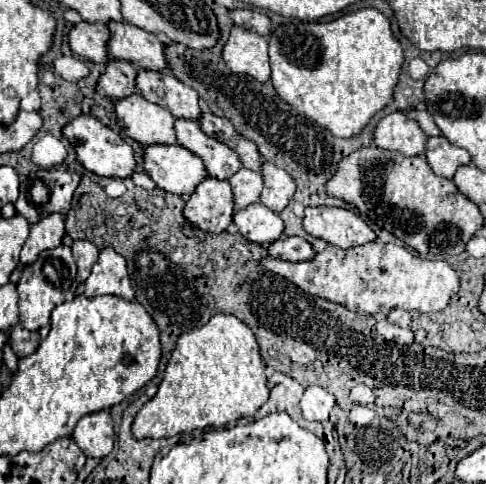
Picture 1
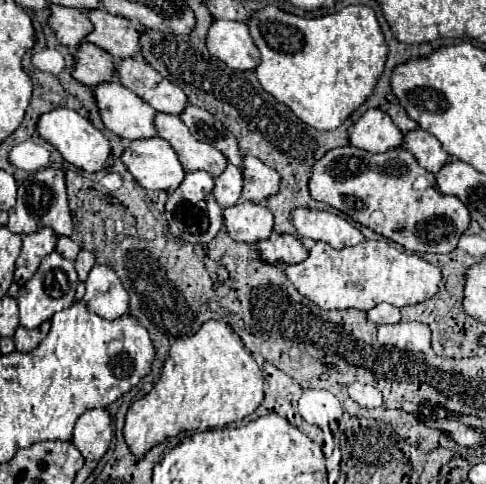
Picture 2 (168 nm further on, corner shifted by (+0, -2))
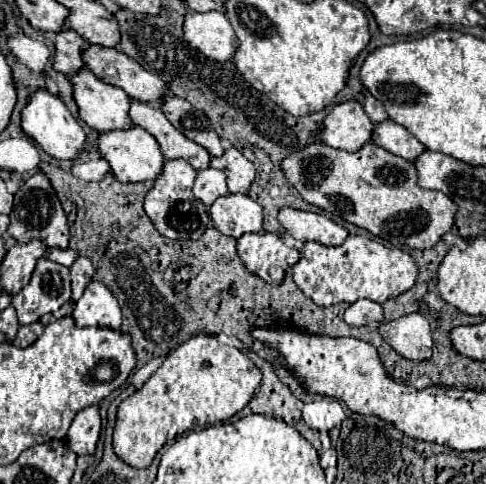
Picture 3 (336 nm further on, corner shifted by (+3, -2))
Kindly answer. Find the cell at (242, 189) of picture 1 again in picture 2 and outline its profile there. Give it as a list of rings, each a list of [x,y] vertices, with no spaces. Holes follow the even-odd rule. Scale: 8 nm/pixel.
[[[228,164],[228,168],[216,178],[216,188],[214,188],[216,202],[222,208],[234,206],[242,196],[242,186],[244,186],[244,172],[234,164]]]

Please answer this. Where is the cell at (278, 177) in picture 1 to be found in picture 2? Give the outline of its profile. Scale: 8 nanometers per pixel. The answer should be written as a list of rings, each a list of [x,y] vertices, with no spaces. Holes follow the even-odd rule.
[[[254,156],[244,158],[244,192],[242,198],[260,204],[262,200],[278,194],[280,190],[280,174],[260,162]]]

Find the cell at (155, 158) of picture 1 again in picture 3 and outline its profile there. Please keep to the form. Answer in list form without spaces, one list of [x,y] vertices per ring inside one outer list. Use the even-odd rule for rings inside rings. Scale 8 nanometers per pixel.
[[[131,126],[127,130],[109,130],[101,132],[97,138],[97,146],[101,156],[109,162],[111,174],[115,180],[127,184],[127,182],[153,182],[161,170],[163,170],[163,154],[159,150],[157,140],[141,126]]]

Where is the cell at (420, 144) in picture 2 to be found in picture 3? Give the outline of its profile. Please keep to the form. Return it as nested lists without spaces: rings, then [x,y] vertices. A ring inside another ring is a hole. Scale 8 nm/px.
[[[383,120],[373,126],[373,140],[377,146],[385,148],[391,154],[397,154],[409,162],[415,162],[415,158],[425,150],[425,146],[403,126],[395,124],[393,120]]]

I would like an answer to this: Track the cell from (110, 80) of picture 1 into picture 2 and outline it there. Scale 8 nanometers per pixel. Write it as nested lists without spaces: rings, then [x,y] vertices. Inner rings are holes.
[[[84,42],[78,52],[76,52],[76,68],[72,72],[72,76],[90,86],[96,88],[98,84],[108,84],[112,82],[116,74],[116,60],[112,56],[108,56],[108,52],[100,50],[98,46]]]

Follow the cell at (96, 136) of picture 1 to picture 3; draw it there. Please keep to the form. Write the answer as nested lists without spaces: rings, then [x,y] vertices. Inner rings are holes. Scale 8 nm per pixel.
[[[39,88],[27,98],[25,108],[21,110],[21,130],[29,138],[33,138],[43,148],[43,152],[59,160],[77,158],[77,152],[81,152],[85,146],[85,132],[81,124],[71,116],[71,112],[65,108],[61,98],[55,94],[49,94],[49,90],[45,88]]]

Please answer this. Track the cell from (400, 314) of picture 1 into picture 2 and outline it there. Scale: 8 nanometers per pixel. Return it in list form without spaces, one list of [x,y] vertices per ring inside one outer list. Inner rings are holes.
[[[378,304],[372,310],[368,310],[368,320],[374,324],[396,324],[400,322],[400,310],[392,304]]]

